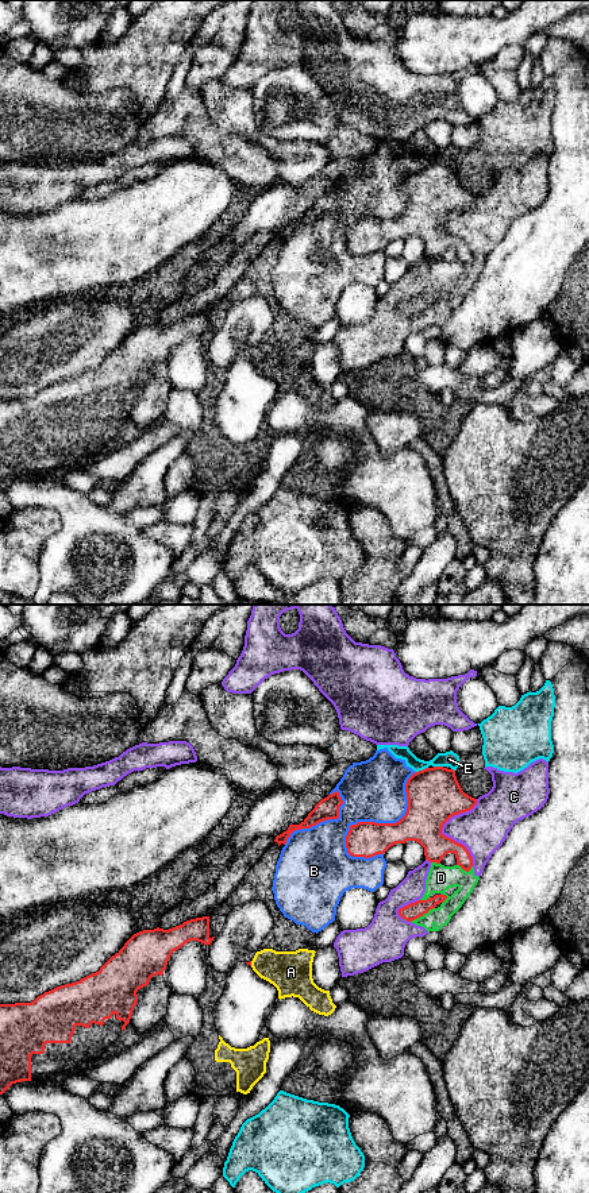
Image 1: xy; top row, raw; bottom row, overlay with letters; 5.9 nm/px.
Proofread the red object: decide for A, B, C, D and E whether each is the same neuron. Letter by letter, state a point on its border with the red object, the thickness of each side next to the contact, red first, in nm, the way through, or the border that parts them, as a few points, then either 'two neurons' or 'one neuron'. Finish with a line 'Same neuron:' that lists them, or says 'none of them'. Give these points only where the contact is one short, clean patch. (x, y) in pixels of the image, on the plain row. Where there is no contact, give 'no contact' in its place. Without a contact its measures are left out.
A: contact xy (250, 359); calibres 20 and 260 nm; border xy (250, 356), (251, 361); two neurons
B: contact xy (382, 219); calibres 240 and 360 nm; two neurons
C: contact xy (441, 227); calibres 320 and 280 nm; two neurons
D: contact xy (422, 311); calibres 100 and 150 nm; two neurons
E: contact xy (420, 166); calibres 320 and 90 nm; two neurons
Same neuron: none of them

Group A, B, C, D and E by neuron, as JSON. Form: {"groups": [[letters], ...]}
{"groups": [["A"], ["B"], ["C", "D"], ["E"]]}

